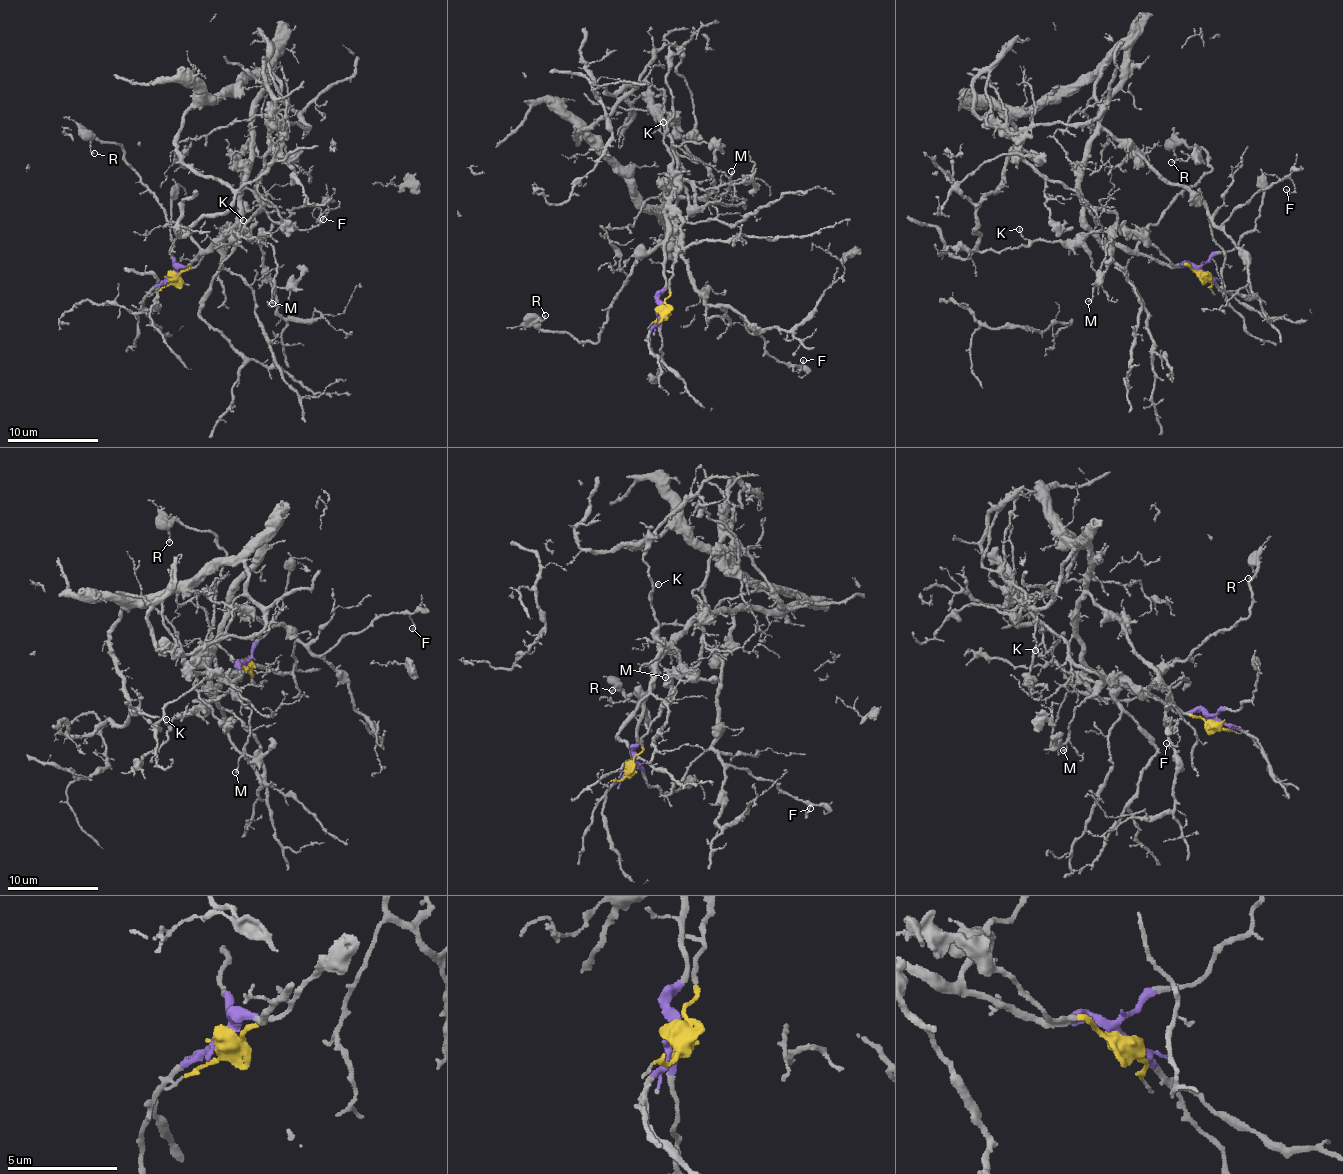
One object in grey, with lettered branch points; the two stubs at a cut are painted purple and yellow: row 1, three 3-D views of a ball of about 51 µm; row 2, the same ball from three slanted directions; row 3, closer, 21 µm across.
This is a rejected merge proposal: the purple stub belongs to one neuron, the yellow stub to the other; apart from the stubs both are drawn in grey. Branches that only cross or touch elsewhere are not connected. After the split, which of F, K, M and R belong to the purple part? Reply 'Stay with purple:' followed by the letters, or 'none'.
Stay with purple: F, R

